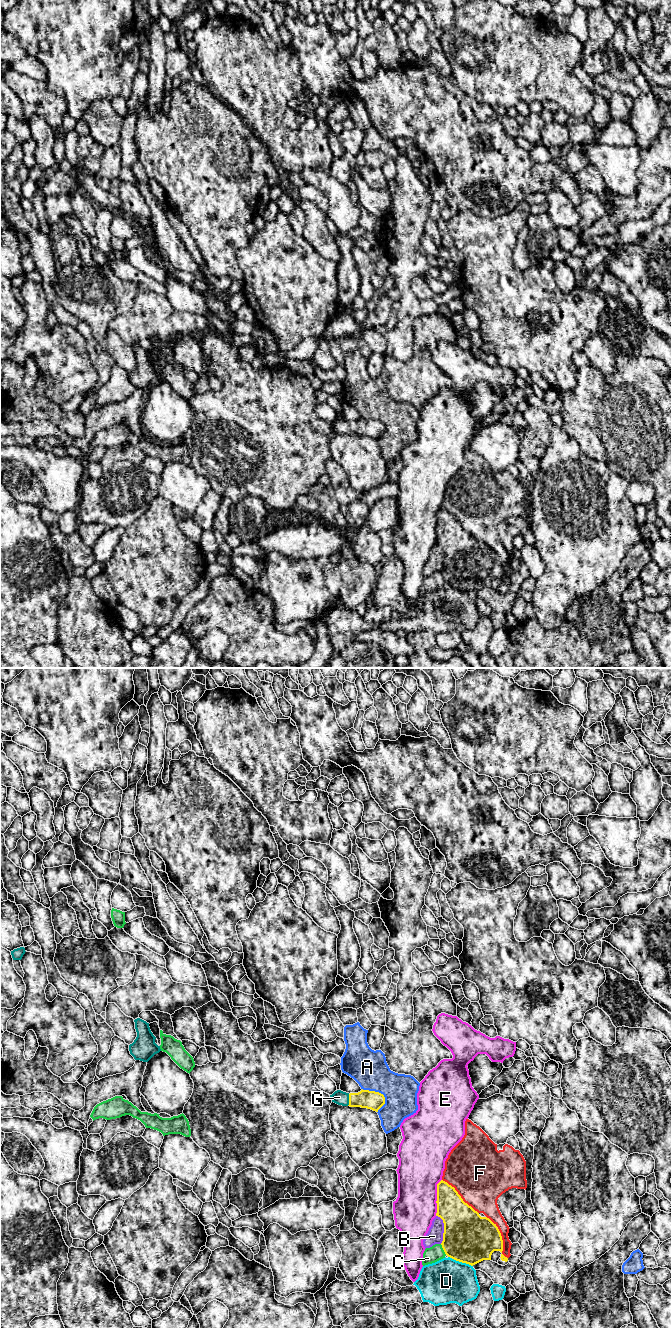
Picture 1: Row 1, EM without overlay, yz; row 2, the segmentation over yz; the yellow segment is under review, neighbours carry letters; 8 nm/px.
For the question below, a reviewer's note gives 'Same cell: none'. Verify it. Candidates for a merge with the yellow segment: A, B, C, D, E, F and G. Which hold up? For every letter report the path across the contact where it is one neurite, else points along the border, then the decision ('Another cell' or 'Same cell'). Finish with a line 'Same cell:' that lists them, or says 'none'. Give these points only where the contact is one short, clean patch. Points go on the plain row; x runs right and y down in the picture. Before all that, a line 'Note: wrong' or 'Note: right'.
Note: wrong
A: Another cell
B: Another cell
C: Another cell
D: Another cell
E: Another cell
F: Another cell
G: Path across: yz (372, 428), (349, 428), (339, 425). Same cell
Same cell: G

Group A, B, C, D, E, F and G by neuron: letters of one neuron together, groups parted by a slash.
A / B / C / D / E / F / G

